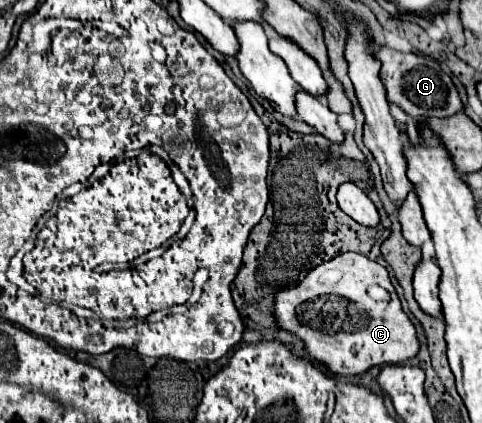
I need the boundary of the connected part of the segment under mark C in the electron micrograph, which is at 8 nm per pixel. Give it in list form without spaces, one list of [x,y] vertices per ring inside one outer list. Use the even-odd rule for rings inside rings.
[[[359,253],[337,255],[309,269],[305,279],[297,285],[279,289],[273,301],[273,319],[279,329],[299,337],[305,343],[307,353],[319,363],[323,363],[325,369],[333,375],[357,375],[373,365],[403,363],[405,359],[415,357],[419,351],[415,327],[401,309],[401,301],[389,279],[389,271],[377,261],[371,261],[369,257]],[[343,299],[355,309],[343,309]]]

